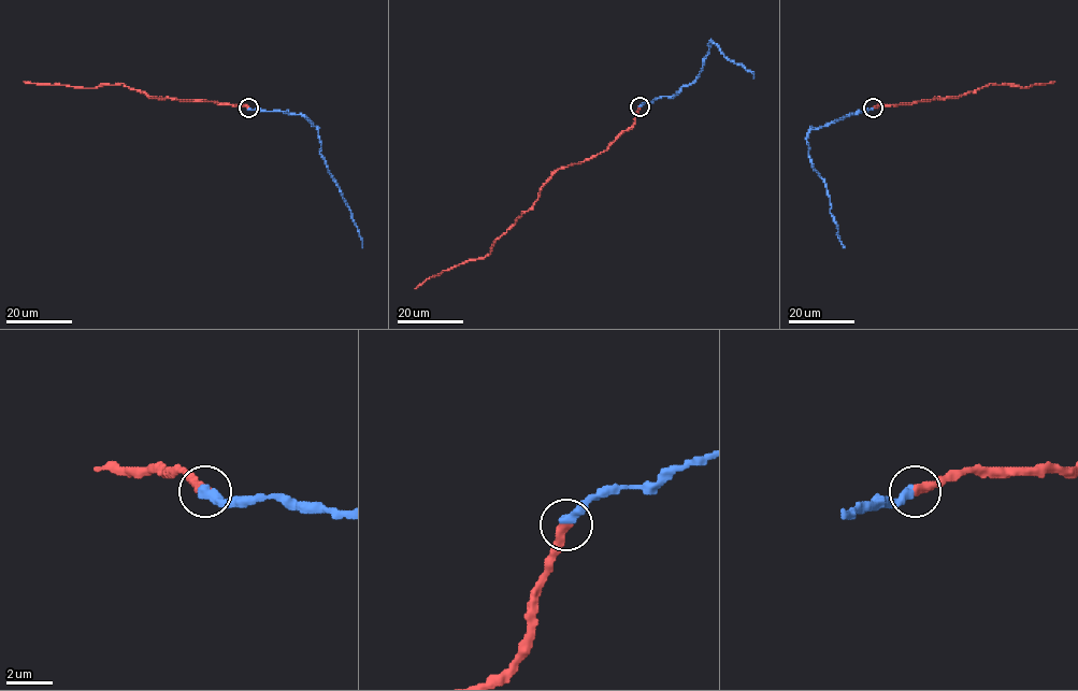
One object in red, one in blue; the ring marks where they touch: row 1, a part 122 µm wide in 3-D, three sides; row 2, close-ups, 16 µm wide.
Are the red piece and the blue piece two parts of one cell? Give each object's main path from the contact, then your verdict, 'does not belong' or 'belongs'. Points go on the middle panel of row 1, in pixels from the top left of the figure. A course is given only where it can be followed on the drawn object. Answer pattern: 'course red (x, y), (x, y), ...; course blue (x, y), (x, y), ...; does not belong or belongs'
course red (640, 106), (635, 123), (605, 150), (559, 168), (535, 203), (494, 241), (489, 254), (444, 270), (414, 288); course blue (640, 106), (661, 97), (673, 97), (693, 82), (708, 52), (710, 41), (730, 59), (750, 71), (753, 78); belongs

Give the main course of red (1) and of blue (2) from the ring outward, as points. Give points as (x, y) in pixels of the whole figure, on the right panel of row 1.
1: (873, 109), (913, 104), (934, 98), (956, 98), (990, 84), (1016, 84), (1024, 88), (1054, 81)
2: (873, 109), (811, 128), (807, 138), (808, 157), (825, 187), (830, 213), (838, 228), (837, 236), (845, 246)

